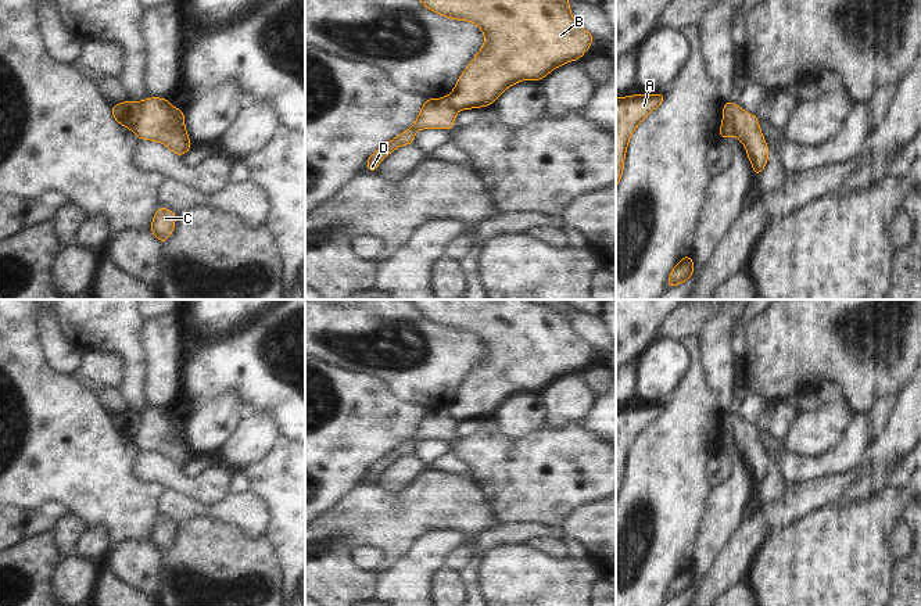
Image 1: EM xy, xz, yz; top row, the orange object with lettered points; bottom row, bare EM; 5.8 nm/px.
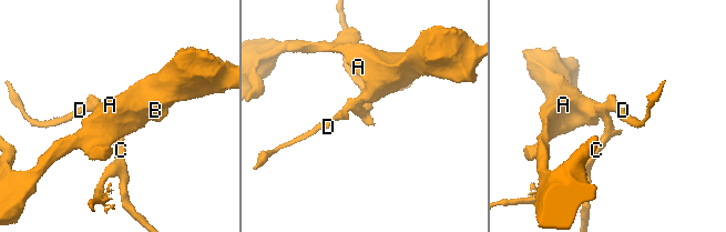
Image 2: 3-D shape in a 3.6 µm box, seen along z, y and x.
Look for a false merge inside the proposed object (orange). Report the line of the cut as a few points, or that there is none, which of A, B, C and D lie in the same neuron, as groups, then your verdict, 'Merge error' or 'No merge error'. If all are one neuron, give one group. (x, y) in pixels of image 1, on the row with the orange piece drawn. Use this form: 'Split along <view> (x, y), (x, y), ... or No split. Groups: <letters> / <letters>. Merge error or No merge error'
Split along xy (140, 101), (140, 113), (136, 122), (129, 128). Groups: A B / C D. Merge error

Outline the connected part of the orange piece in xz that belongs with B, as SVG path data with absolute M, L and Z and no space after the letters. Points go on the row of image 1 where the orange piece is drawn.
M420 0L420 4L442 17L473 22L485 36L480 53L448 96L448 103L458 111L492 105L517 82L540 82L558 67L580 61L595 40L573 19L569 0Z

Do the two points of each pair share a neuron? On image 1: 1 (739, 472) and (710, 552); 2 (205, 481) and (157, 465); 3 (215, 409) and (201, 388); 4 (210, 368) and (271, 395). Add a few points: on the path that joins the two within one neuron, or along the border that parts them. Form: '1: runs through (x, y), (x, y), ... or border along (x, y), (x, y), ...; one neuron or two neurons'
1: runs through (734, 491), (724, 504), (723, 515), (713, 533); one neuron
2: runs through (193, 483), (179, 483), (169, 476); one neuron
3: border along (242, 400), (235, 390), (226, 390), (197, 404); two neurons
4: runs through (225, 368), (255, 380); one neuron

